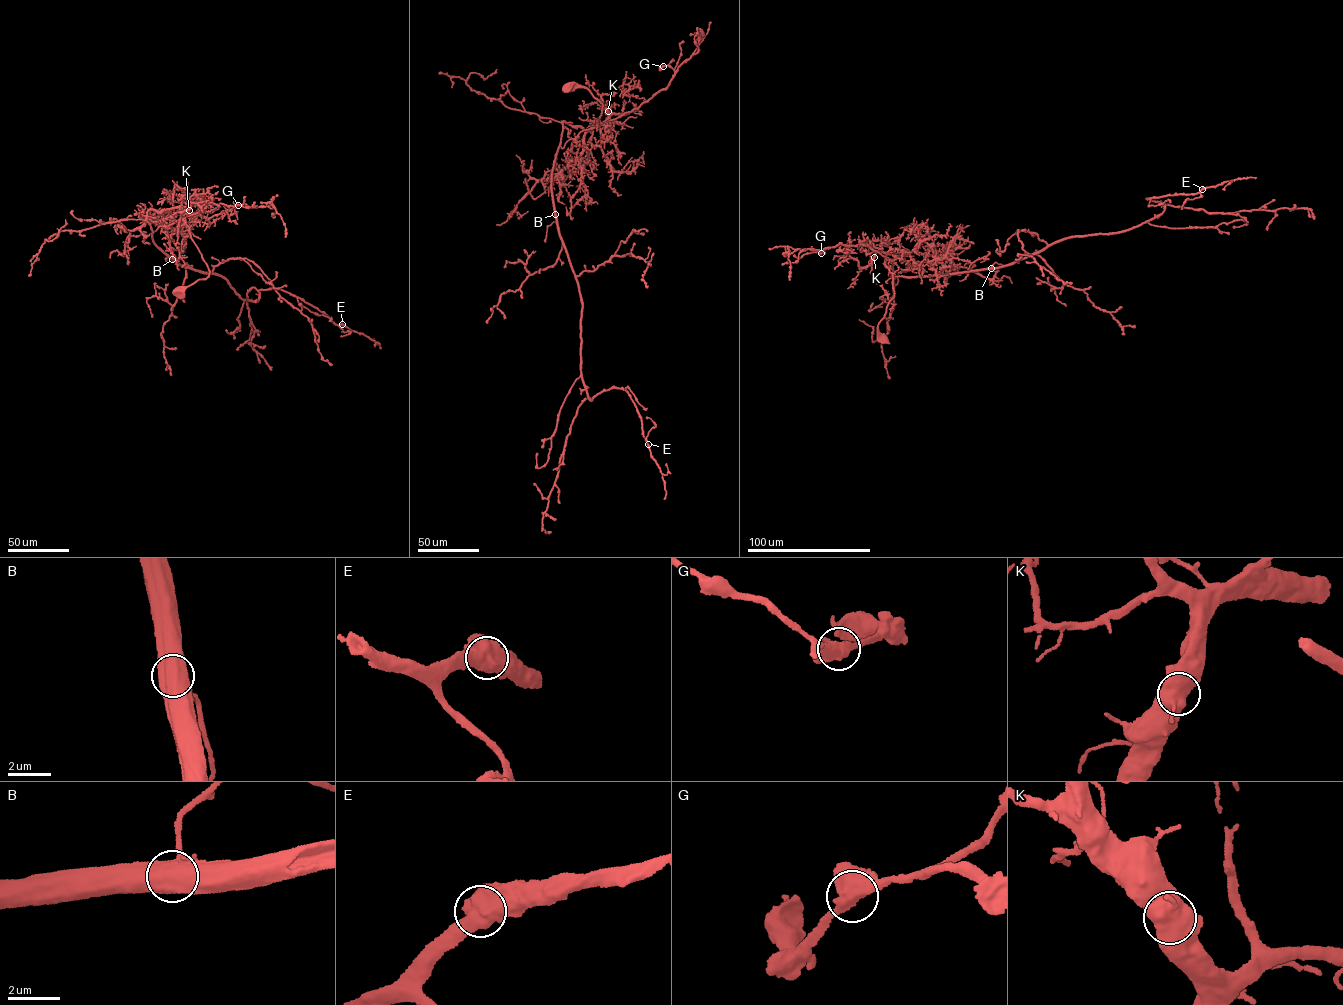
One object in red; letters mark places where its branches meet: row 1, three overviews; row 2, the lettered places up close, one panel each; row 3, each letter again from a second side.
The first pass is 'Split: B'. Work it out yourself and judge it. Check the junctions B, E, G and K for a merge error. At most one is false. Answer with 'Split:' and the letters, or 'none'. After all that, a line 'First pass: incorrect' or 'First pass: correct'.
Split: none
First pass: incorrect

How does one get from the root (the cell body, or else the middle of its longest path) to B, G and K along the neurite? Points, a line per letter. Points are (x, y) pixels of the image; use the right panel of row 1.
B: (882, 338), (877, 327), (894, 293), (887, 254), (895, 256), (896, 276), (991, 268)
G: (882, 338), (877, 327), (894, 293), (885, 256), (924, 256), (905, 269), (867, 244), (841, 243), (821, 254)
K: (882, 338), (878, 337), (877, 327), (893, 297), (893, 277), (885, 265), (885, 252), (878, 251), (874, 257)

